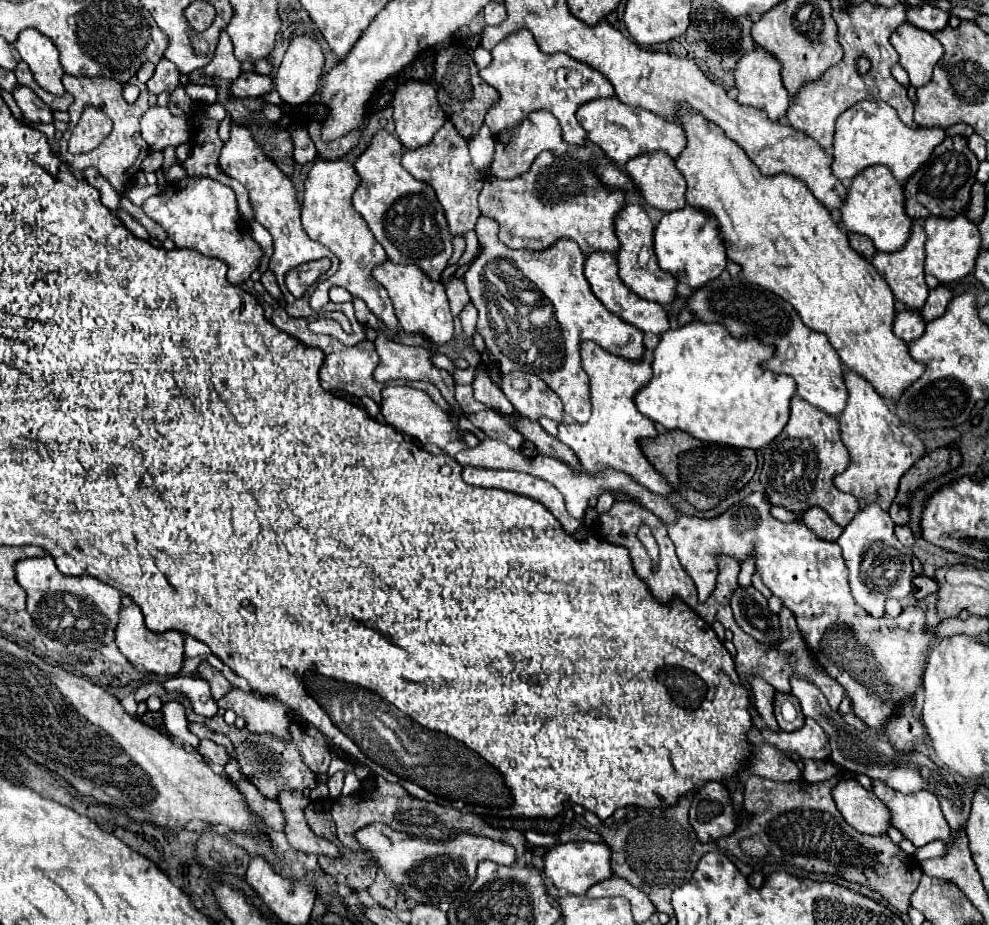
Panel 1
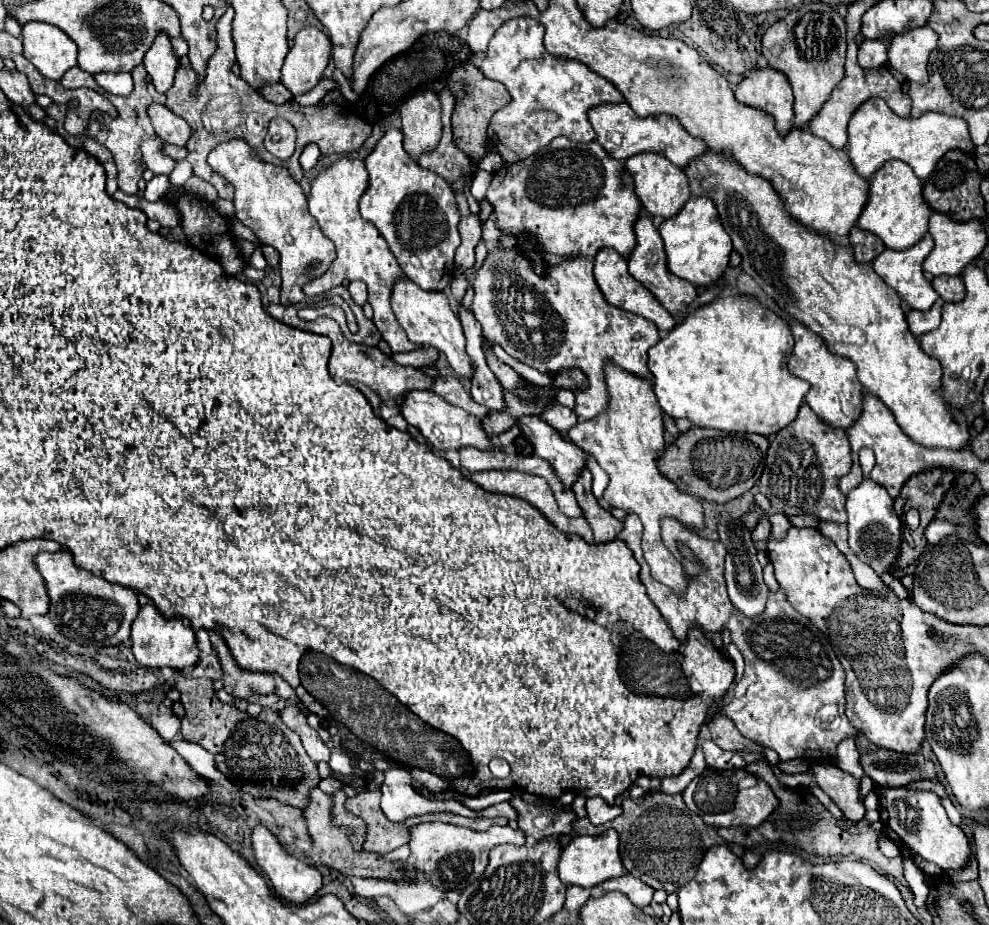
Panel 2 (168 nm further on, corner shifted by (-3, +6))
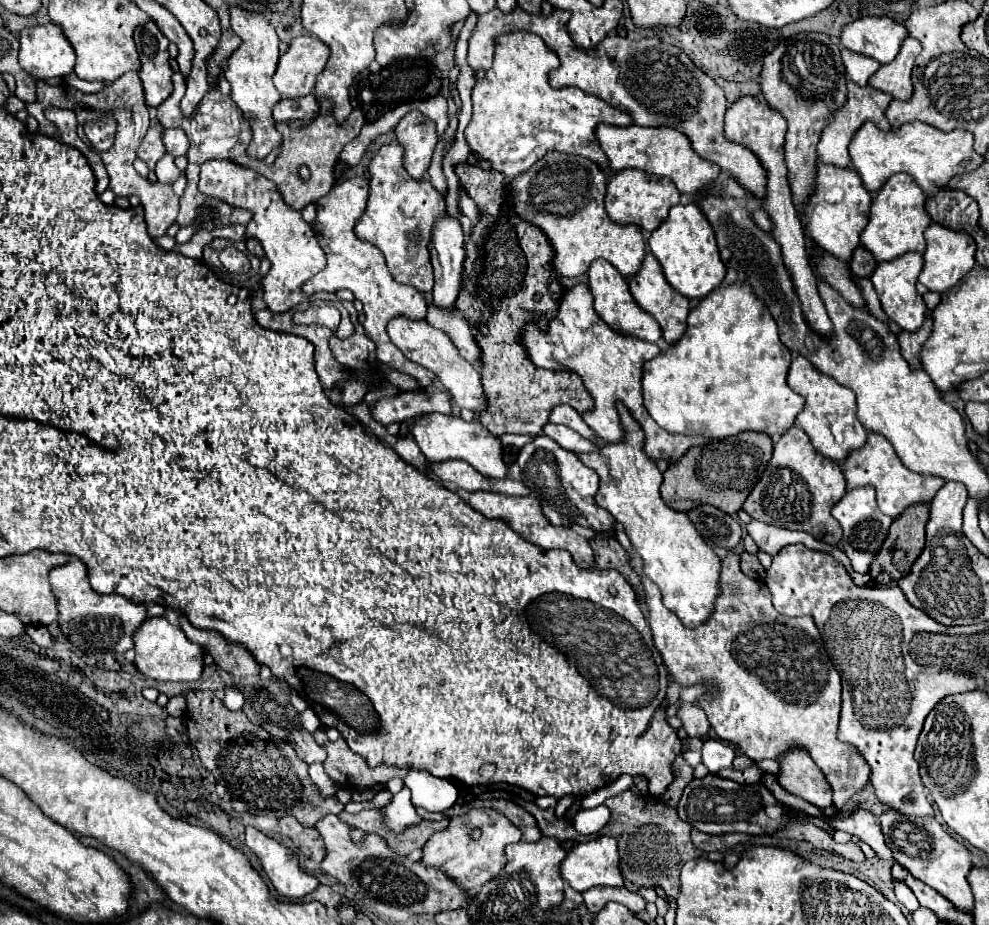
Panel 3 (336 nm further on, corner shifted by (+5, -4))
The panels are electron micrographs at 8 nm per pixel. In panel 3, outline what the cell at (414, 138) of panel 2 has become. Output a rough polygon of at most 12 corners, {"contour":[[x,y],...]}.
{"contour":[[413,110],[395,136],[405,148],[405,170],[423,178],[437,144],[433,122]]}

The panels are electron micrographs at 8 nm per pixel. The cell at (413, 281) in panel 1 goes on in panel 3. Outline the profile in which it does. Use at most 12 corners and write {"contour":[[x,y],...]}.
{"contour":[[395,316],[391,342],[459,408],[485,410],[479,370],[425,318]]}

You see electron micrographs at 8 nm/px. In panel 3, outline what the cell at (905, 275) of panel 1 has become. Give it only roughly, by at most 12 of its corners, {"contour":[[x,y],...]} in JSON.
{"contour":[[923,254],[879,262],[871,282],[883,310],[903,330],[927,312],[915,288]]}

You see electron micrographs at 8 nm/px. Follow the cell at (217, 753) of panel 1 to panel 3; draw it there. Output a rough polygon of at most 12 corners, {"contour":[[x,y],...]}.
{"contour":[[187,692],[187,738],[249,814],[313,826],[321,798],[289,742],[215,692]]}

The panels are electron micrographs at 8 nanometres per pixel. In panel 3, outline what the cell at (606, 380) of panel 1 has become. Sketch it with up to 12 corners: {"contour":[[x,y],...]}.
{"contour":[[627,406],[623,442],[577,456],[595,502],[625,526],[663,606],[693,628],[719,594],[719,558],[659,494]]}

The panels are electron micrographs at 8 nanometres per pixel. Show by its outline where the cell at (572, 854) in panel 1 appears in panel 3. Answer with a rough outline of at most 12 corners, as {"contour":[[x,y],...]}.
{"contour":[[617,842],[577,844],[561,878],[577,892],[623,886]]}

